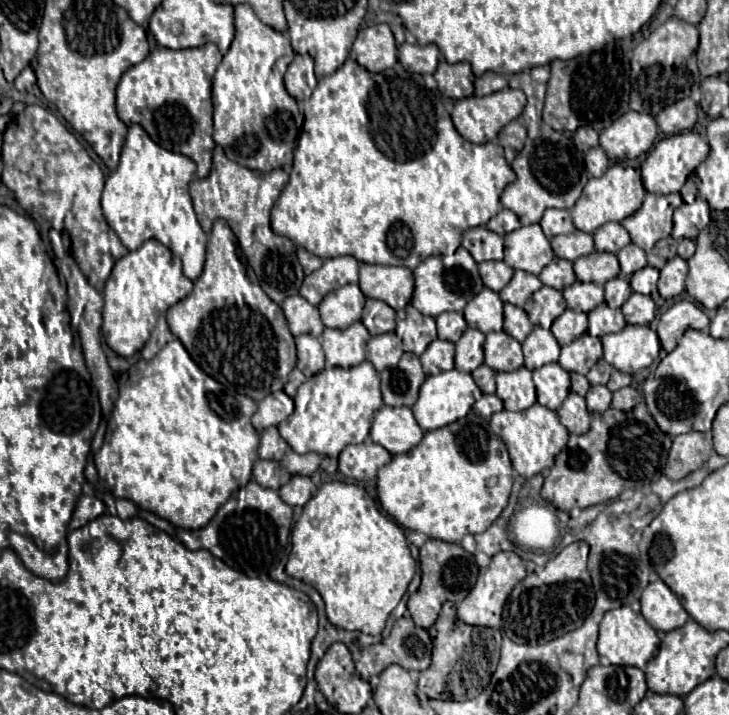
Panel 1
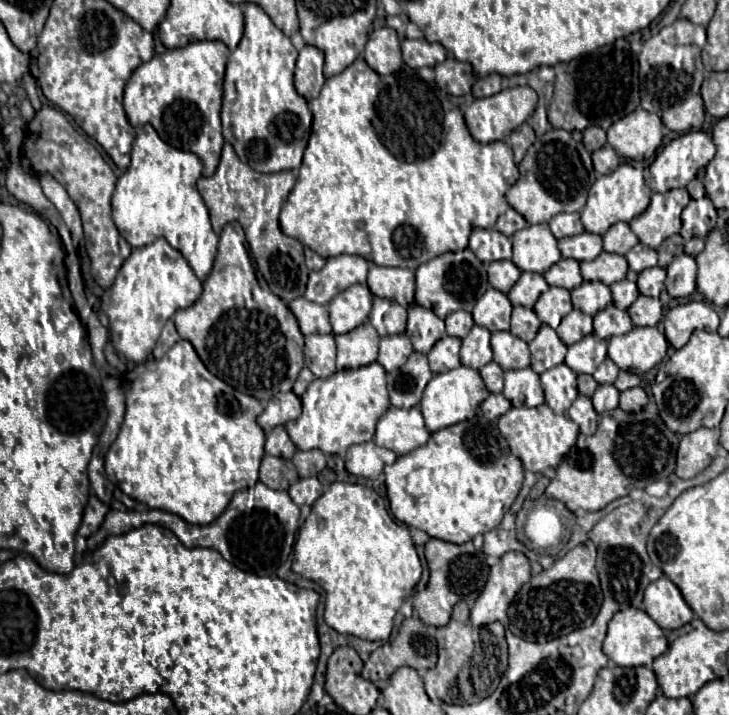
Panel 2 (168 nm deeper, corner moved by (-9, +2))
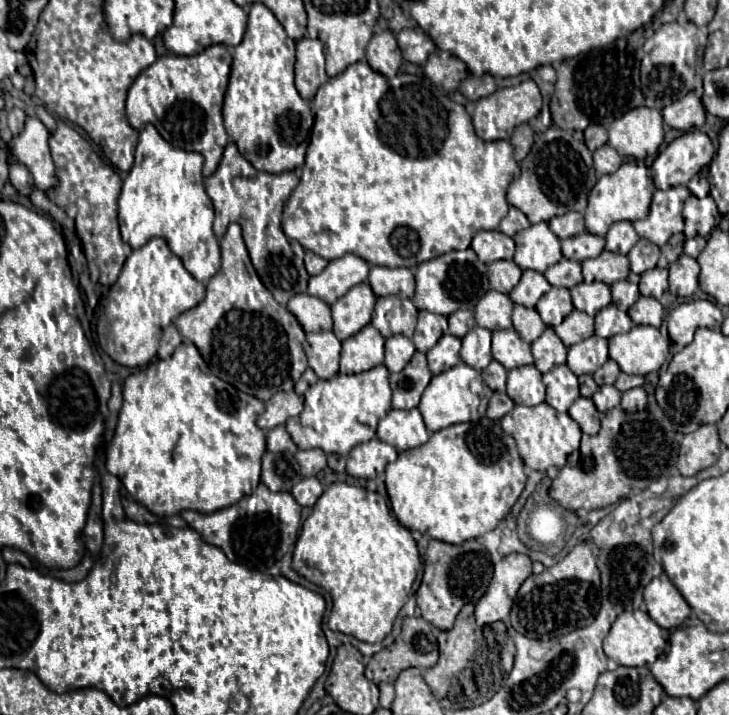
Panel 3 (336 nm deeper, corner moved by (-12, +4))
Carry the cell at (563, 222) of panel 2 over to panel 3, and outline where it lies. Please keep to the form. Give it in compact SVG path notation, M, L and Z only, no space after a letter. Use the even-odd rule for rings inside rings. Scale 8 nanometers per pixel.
M568 212L568 214L556 216L548 224L550 224L550 230L560 240L568 238L568 236L576 236L576 234L584 234L586 232L586 228L584 228L584 216L580 212Z

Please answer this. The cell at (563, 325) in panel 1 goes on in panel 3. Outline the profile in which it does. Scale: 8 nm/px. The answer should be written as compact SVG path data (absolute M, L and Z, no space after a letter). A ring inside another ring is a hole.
M572 310L568 318L564 318L564 322L554 328L554 332L564 342L564 346L572 346L594 334L594 318L580 310Z

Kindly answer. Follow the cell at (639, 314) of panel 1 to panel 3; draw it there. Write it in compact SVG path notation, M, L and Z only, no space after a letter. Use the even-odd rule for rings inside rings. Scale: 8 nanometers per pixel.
M640 296L628 310L630 318L634 320L634 324L648 324L654 328L660 328L662 318L664 318L664 308L656 298L648 298L648 296Z

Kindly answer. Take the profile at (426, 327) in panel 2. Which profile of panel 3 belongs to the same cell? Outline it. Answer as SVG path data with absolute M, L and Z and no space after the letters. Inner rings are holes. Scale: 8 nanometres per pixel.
M420 310L412 342L418 352L428 352L446 332L448 332L448 322L444 316Z

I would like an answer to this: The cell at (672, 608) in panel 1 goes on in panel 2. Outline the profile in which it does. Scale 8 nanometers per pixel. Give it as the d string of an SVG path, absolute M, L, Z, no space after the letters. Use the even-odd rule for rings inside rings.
M661 576L659 580L651 582L645 590L645 612L663 628L675 630L693 620L693 610L683 600L679 588L667 578Z

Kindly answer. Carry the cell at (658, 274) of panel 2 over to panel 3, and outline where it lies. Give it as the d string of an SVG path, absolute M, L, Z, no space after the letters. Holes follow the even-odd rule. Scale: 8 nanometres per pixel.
M652 268L640 276L640 294L658 298L668 288L668 270L666 268Z

